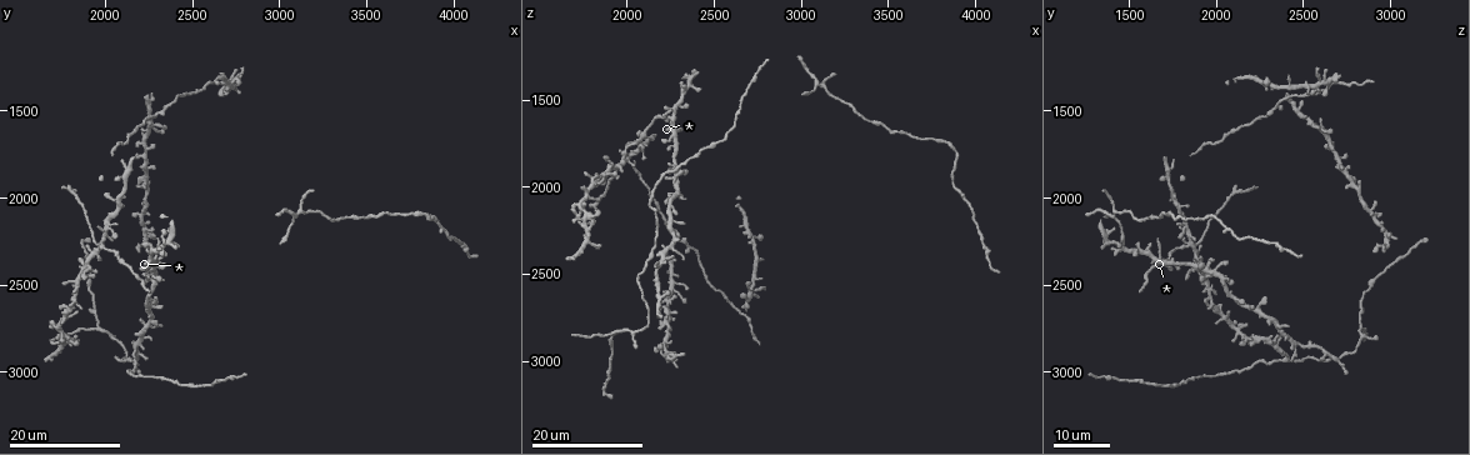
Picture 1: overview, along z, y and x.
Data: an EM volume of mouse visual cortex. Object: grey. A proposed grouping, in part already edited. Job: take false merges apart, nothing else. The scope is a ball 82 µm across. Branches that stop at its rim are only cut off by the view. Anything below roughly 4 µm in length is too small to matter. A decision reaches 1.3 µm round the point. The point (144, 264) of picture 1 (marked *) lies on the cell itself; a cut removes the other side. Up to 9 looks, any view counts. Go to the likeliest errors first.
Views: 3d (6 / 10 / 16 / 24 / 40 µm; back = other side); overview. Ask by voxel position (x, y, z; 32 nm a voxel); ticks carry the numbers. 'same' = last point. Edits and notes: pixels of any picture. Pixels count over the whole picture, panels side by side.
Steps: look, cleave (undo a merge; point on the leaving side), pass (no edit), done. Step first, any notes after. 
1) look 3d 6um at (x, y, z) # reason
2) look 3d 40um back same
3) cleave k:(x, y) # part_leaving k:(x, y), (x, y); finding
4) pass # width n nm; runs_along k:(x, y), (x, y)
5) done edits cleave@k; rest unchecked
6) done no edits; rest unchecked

look 3d 24um at (2260, 2360, 1660) # looks like a crossing

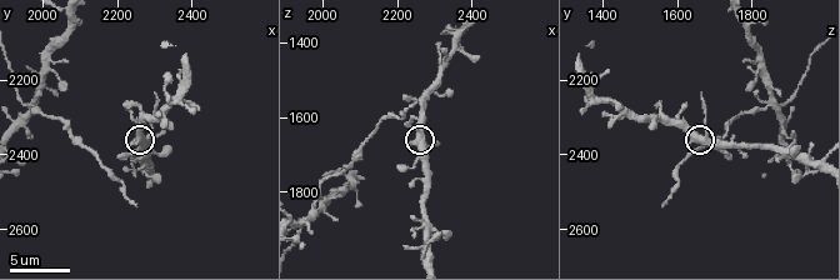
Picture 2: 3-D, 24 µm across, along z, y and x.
look 3d 10um at (2270, 2360, 1660)

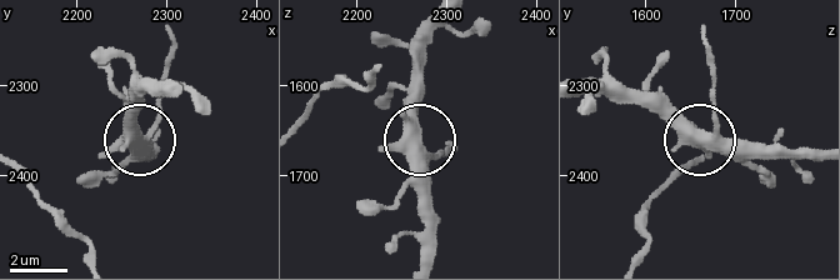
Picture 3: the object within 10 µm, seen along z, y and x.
look 3d 10um back at (2270, 2360, 1660)

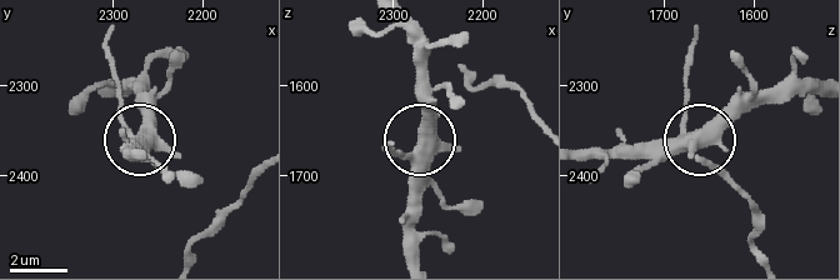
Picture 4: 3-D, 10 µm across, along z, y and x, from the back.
pass # arms 5; runs_along 4:(690, 159), (690, 138), (629, 145); all the same cell

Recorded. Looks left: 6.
look 3d 16um at (1960, 2740, 2820) # three arms meet

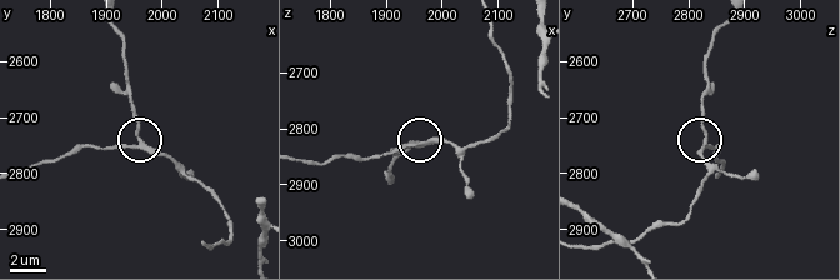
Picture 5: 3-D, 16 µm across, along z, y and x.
look 3d 10um at (1960, 2740, 2825)

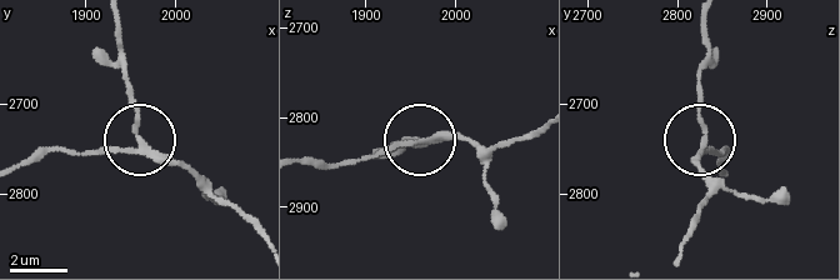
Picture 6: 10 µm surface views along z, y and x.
look 3d 6um at (1960, 2740, 2830) # zoom in

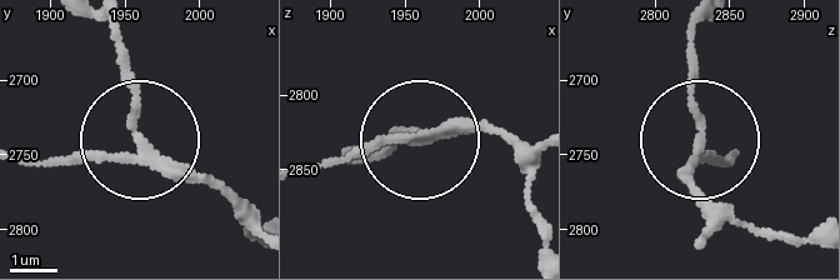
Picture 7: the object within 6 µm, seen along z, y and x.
cleave 7:(98, 158) # side_arm 10 um; part_leaving 7:(163, 166), (23, 154); two cells meet here

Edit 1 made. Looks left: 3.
look overview # redraw

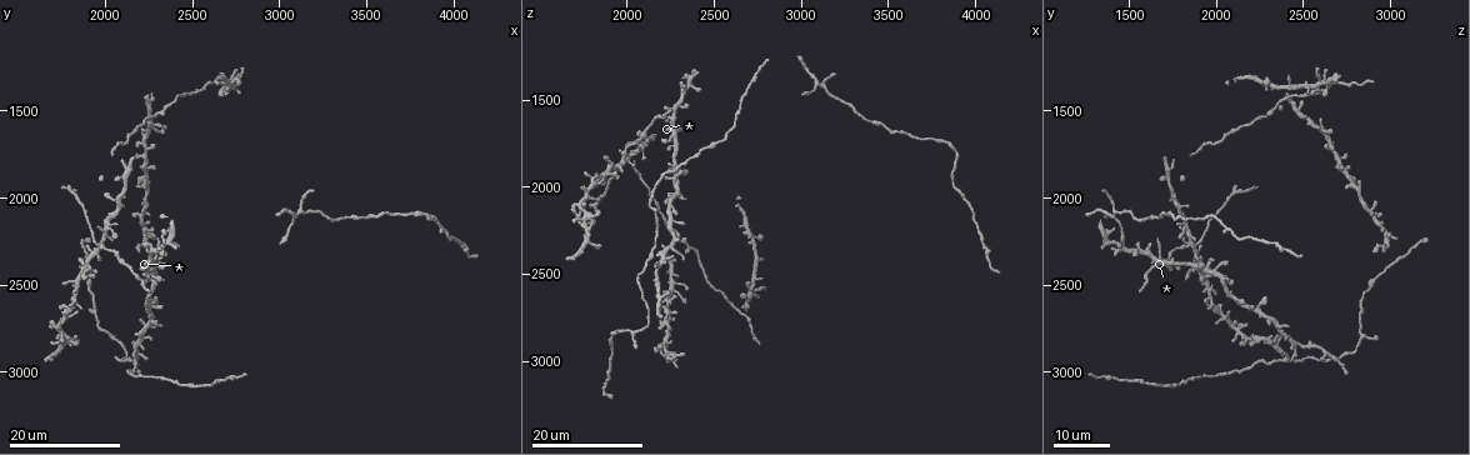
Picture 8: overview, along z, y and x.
look 3d 16um at (3080, 2120, 1400) # a fork

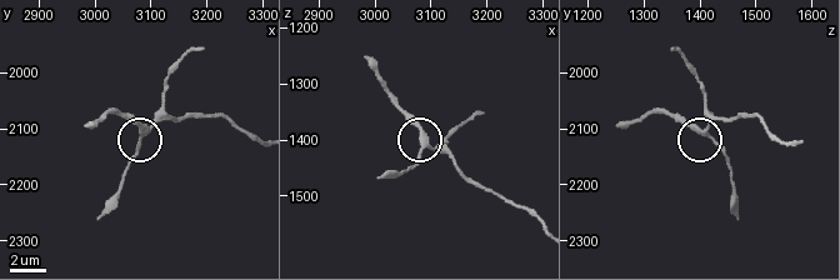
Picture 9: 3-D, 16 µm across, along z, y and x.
look 3d 6um at (3095, 2100, 1405) # closer look

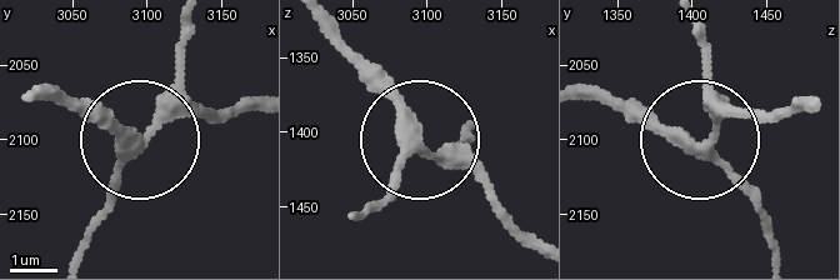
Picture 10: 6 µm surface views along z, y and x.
pass # width 260 nm; one cell here

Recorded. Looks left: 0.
done edits cleave@7; rest unchecked

